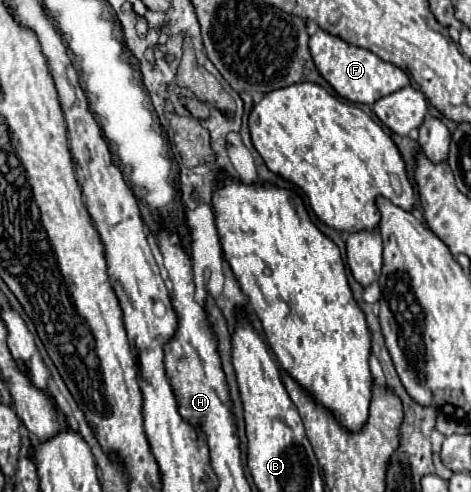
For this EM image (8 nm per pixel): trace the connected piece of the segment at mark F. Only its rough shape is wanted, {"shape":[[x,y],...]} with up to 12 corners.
{"shape":[[320,28],[310,36],[334,92],[374,104],[410,84],[406,72]]}

